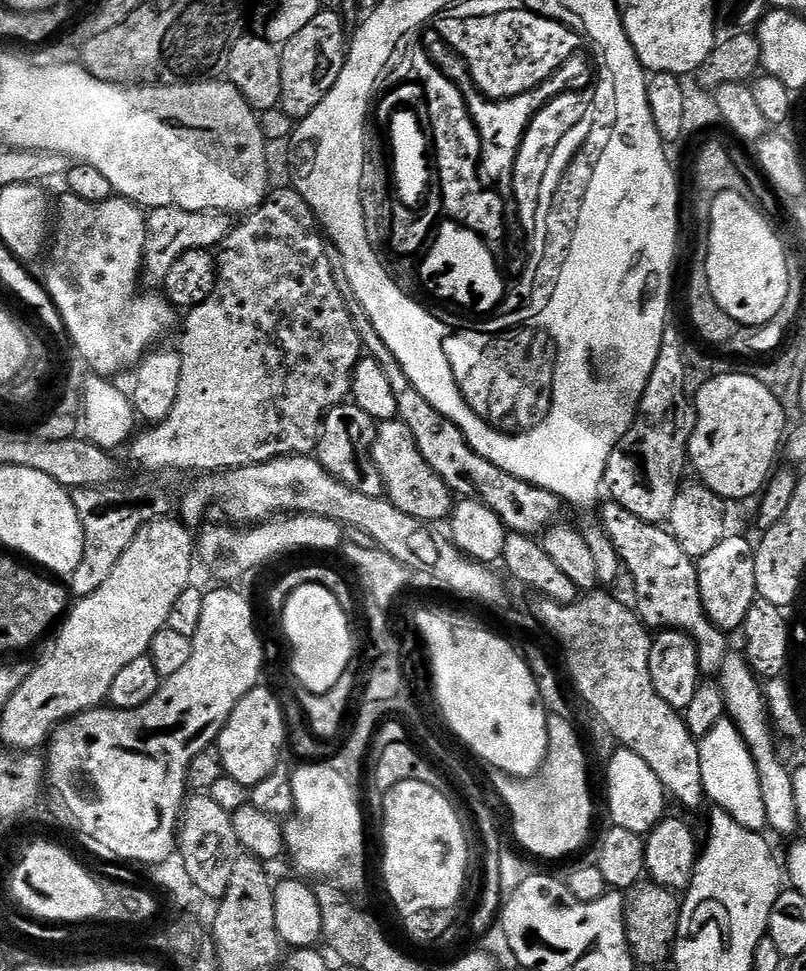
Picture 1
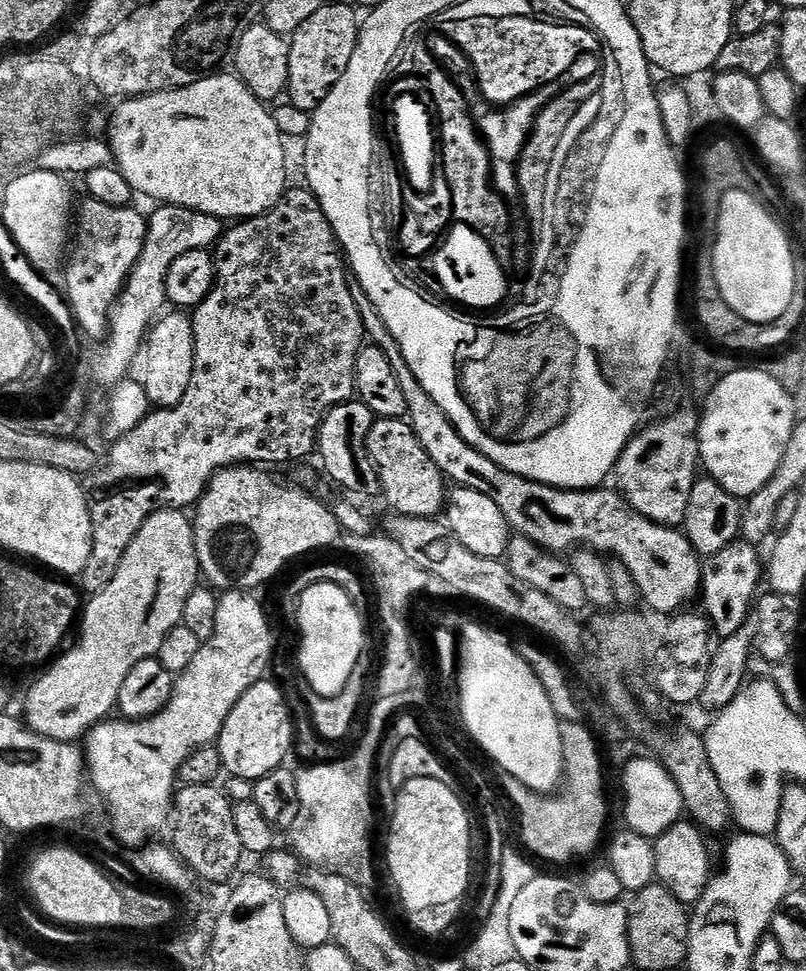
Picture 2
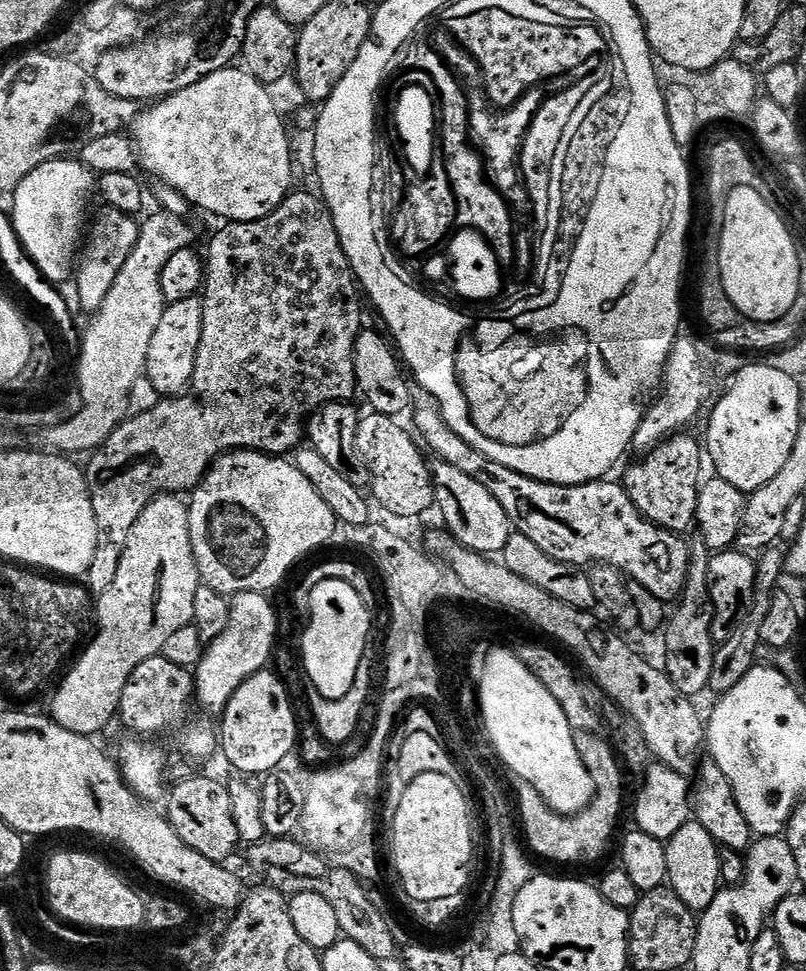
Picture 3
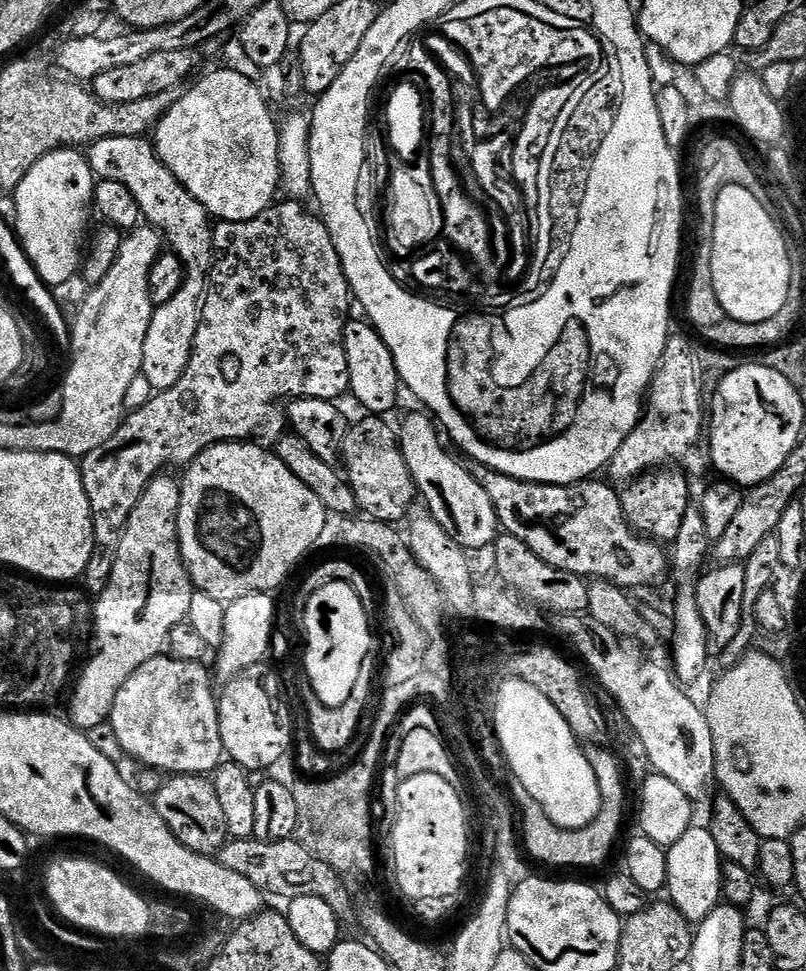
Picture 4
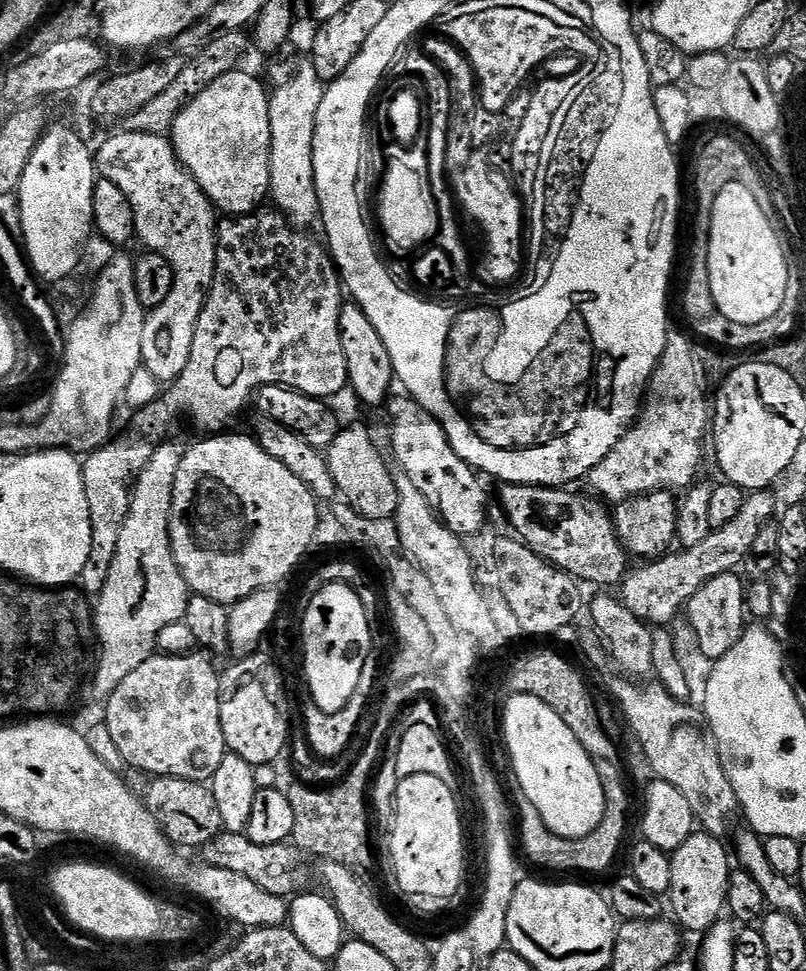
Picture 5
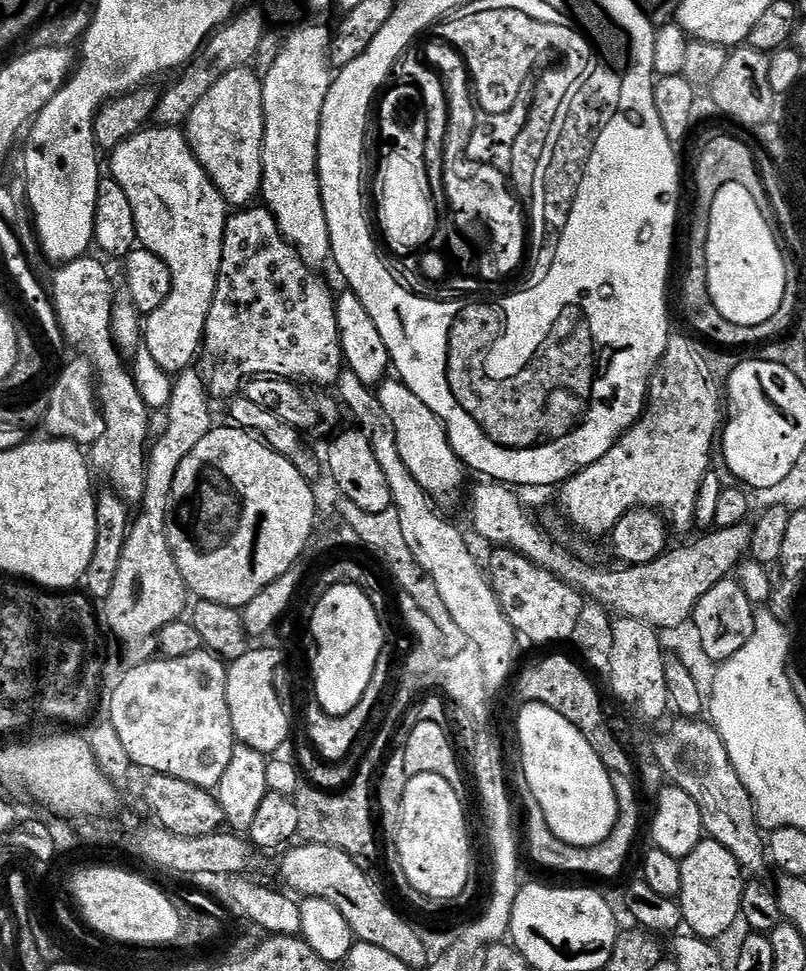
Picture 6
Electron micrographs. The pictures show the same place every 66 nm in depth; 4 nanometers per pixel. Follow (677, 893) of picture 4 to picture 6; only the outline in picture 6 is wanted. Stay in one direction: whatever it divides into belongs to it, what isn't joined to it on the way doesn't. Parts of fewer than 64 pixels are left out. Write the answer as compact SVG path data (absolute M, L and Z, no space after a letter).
M711 838L701 840L698 846L694 846L694 850L690 850L689 855L680 861L680 895L678 903L686 928L688 924L687 931L702 940L719 941L719 936L726 935L741 919L740 903L742 902L745 885L745 873L742 871L740 863L734 858L734 854L730 854L730 850L726 850L726 846L722 846L716 840Z

